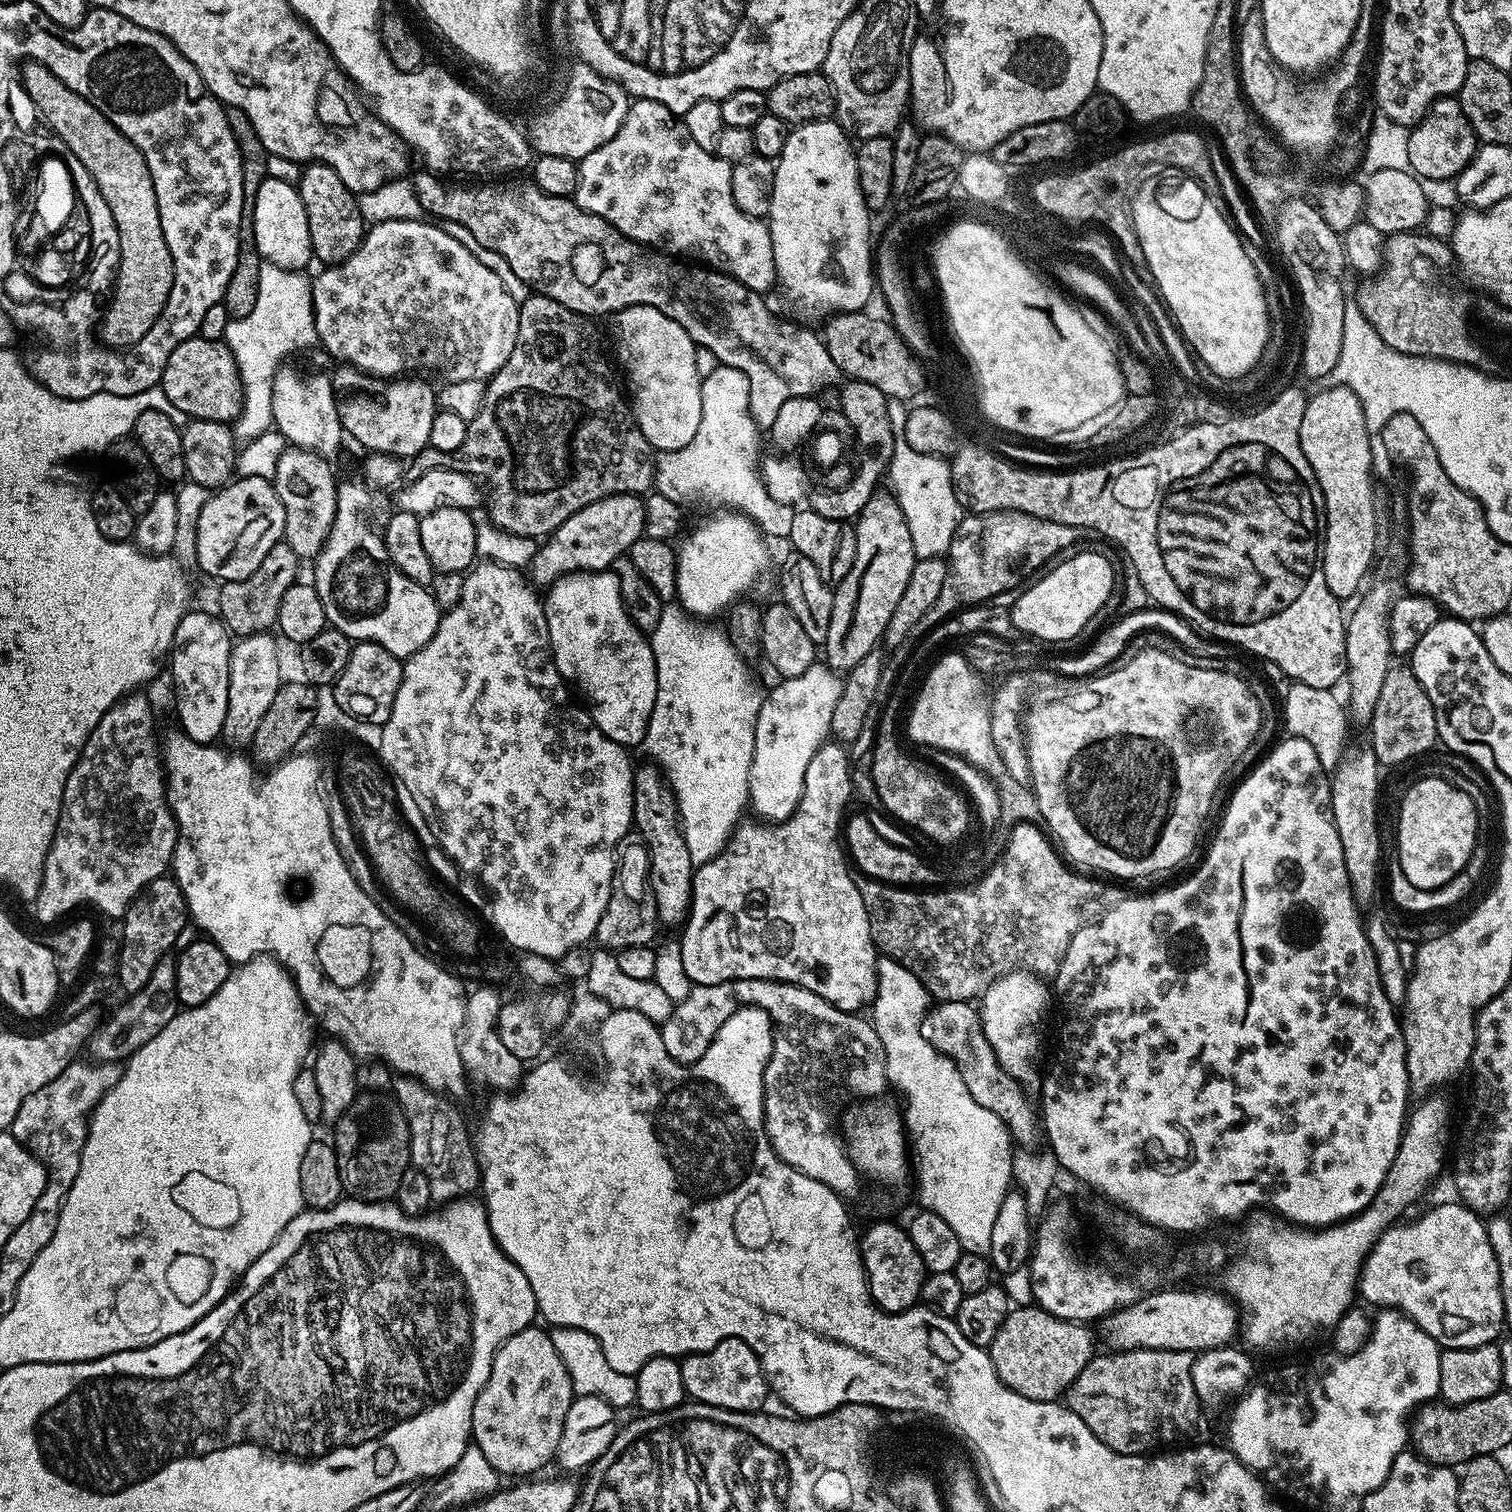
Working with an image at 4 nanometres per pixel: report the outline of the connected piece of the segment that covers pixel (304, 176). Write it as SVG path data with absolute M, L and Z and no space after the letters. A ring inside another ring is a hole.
M312 162L307 165L300 173L300 197L306 206L306 214L308 215L308 225L310 226L310 242L312 243L312 254L317 261L321 260L321 265L331 266L340 264L346 258L350 258L354 254L354 250L358 250L358 246L364 241L364 233L366 231L366 221L360 213L360 201L357 193L351 192L344 185L342 178L333 170L327 162Z

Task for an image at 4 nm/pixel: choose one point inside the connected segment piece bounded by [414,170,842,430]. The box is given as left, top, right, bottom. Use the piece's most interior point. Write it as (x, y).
(583, 262)

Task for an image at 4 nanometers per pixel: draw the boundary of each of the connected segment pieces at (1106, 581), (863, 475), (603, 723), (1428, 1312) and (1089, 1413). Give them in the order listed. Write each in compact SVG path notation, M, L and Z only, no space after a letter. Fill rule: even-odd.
M1079 552L1072 554L1077 556L1069 555L1064 558L1069 560L1061 559L1052 566L1057 568L1049 567L1036 578L1041 580L1033 579L1019 593L1021 596L1017 598L1016 605L1010 608L1017 633L1025 632L1036 640L1068 640L1078 635L1087 626L1088 619L1107 602L1112 592L1111 562L1100 552Z
M850 380L841 385L840 406L842 412L849 424L854 430L854 434L859 442L860 454L858 456L858 475L856 475L845 488L845 490L826 490L818 492L814 496L814 501L808 504L809 509L821 514L824 518L832 518L835 521L845 522L857 519L860 512L865 508L866 502L875 495L879 487L878 480L885 475L889 469L890 460L894 452L894 438L892 428L889 422L888 397L882 392L876 392L870 404L870 395L872 389L863 381ZM870 406L878 412L872 418L870 424Z
M610 570L602 572L570 572L547 589L548 600L543 601L544 617L548 623L548 637L552 643L552 658L565 681L577 684L589 700L592 721L616 744L643 745L644 735L654 710L658 682L656 663L649 637L628 617L622 602L618 578Z
M1459 1202L1440 1204L1417 1218L1413 1224L1397 1223L1376 1239L1376 1245L1360 1270L1358 1292L1376 1306L1403 1310L1411 1320L1444 1348L1477 1348L1501 1339L1500 1327L1506 1323L1504 1298L1500 1289L1500 1270L1496 1254L1488 1241L1485 1221Z
M1135 1348L1129 1352L1109 1351L1107 1355L1093 1355L1092 1361L1082 1374L1078 1374L1066 1393L1066 1407L1078 1414L1101 1442L1123 1456L1142 1456L1179 1445L1176 1444L1179 1440L1195 1434L1202 1405L1191 1377L1193 1353L1165 1348Z

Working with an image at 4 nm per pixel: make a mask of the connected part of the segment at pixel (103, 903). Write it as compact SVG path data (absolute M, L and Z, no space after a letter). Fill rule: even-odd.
M140 694L117 700L101 718L70 770L60 821L44 863L44 881L34 901L36 916L44 924L67 917L67 912L79 904L93 904L108 916L123 917L144 888L169 871L178 829L166 795L166 769L158 740L156 744L152 704L146 697L136 695Z

